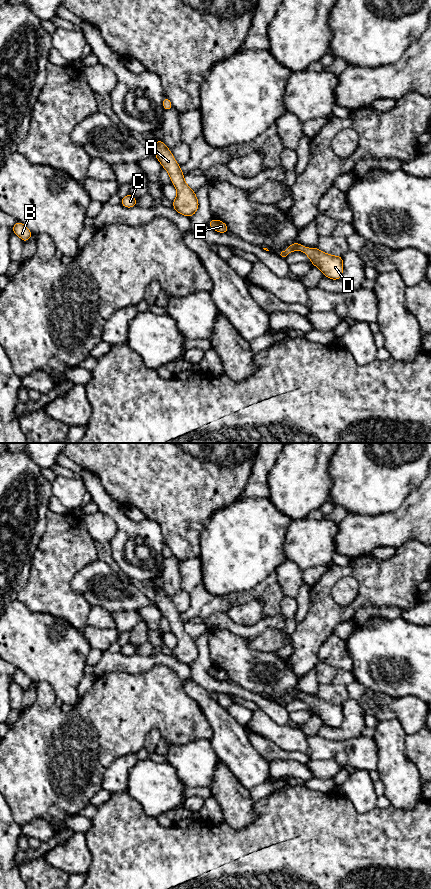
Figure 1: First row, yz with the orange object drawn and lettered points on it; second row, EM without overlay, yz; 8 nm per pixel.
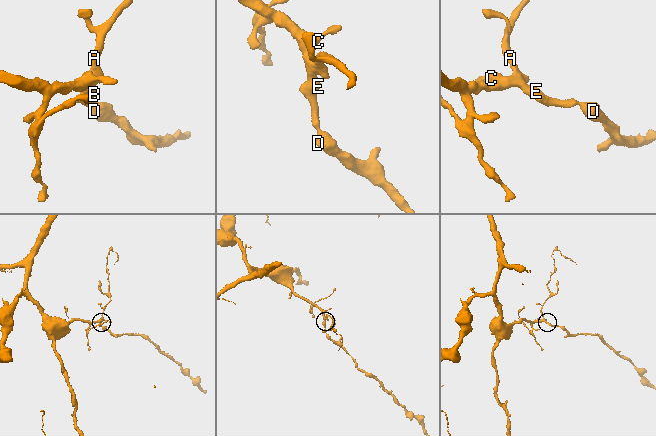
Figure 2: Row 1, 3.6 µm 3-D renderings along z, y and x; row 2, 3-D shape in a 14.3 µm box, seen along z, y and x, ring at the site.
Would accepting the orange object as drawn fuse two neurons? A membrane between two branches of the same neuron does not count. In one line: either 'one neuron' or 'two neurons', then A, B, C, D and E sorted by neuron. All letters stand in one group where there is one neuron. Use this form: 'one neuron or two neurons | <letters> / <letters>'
one neuron | A B C D E

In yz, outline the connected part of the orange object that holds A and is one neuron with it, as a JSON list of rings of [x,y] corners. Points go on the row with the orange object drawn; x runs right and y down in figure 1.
[[[161,140],[155,141],[154,144],[155,157],[160,161],[162,167],[167,170],[171,182],[177,190],[177,197],[173,200],[172,208],[190,218],[199,207],[195,192],[185,183],[185,175],[182,173],[180,165],[174,159],[171,150]]]

